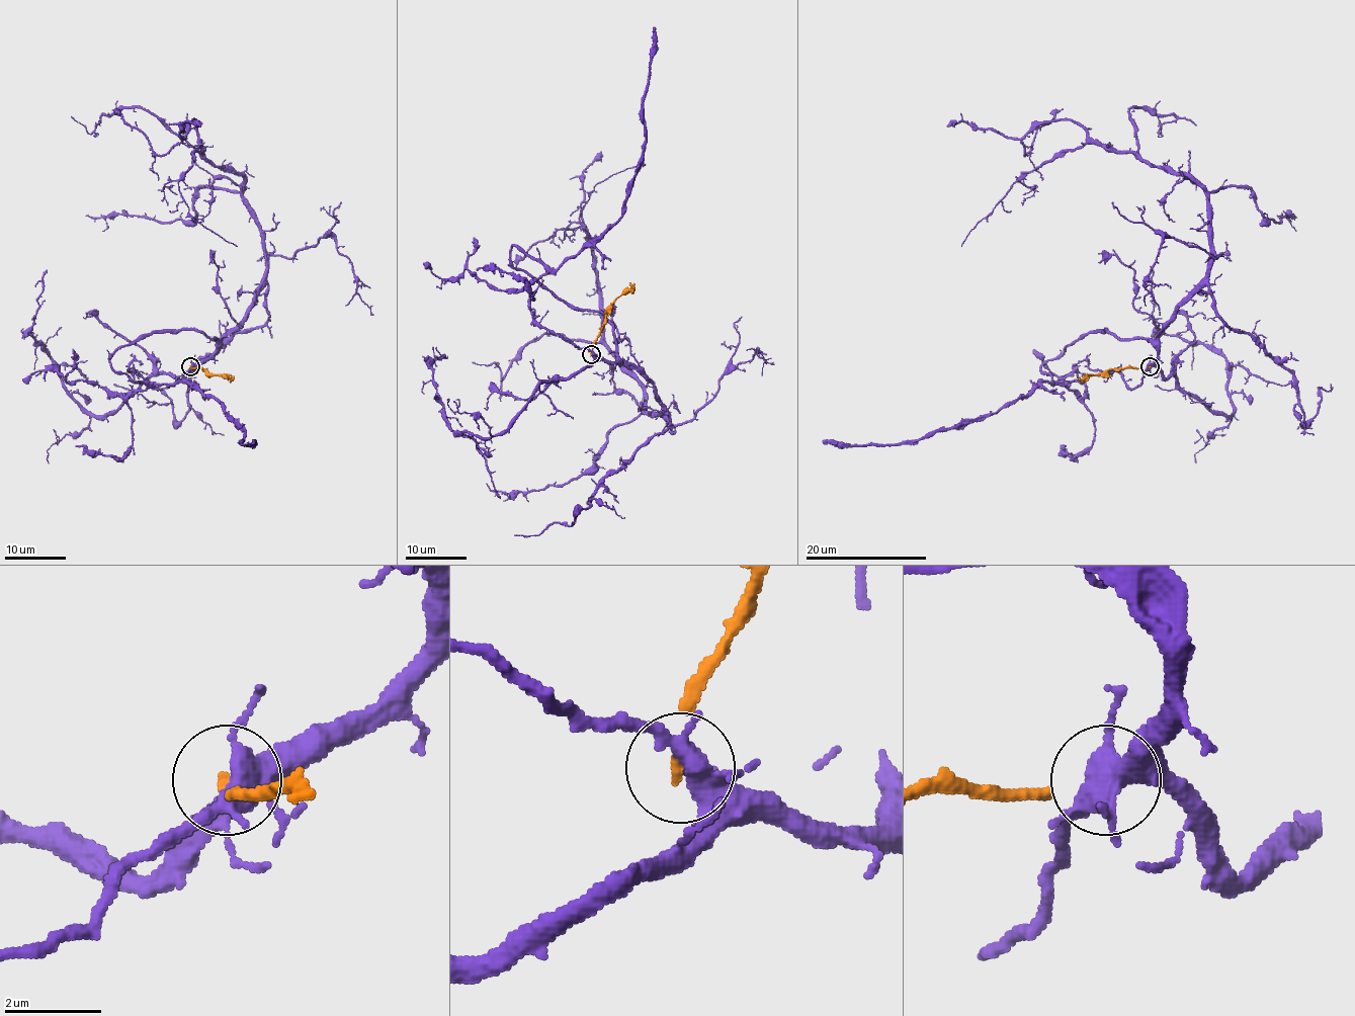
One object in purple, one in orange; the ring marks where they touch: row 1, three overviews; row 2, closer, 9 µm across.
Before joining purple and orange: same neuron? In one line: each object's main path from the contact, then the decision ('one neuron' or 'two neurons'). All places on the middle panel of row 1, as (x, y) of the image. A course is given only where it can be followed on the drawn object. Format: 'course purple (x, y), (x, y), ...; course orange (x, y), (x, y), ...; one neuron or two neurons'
course purple (592, 353), (616, 359), (613, 326), (556, 299), (510, 248), (559, 268), (622, 215), (646, 139), (655, 26); course orange (591, 353), (606, 310), (634, 283); two neurons

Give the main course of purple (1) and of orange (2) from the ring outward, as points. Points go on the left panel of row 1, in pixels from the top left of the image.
1: (191, 366), (216, 346), (199, 329), (155, 329), (109, 358), (134, 382), (193, 383), (254, 440)
2: (190, 366), (234, 379)

